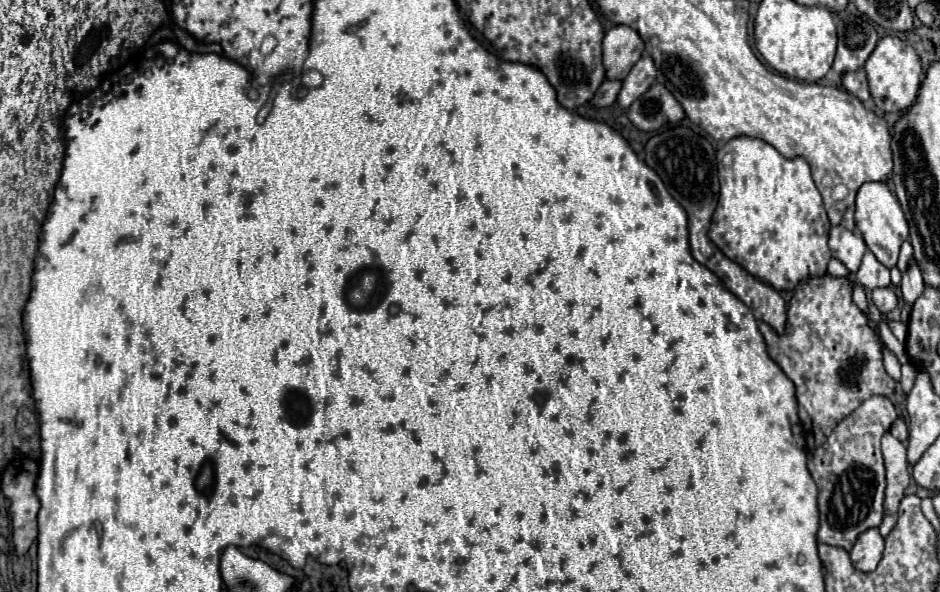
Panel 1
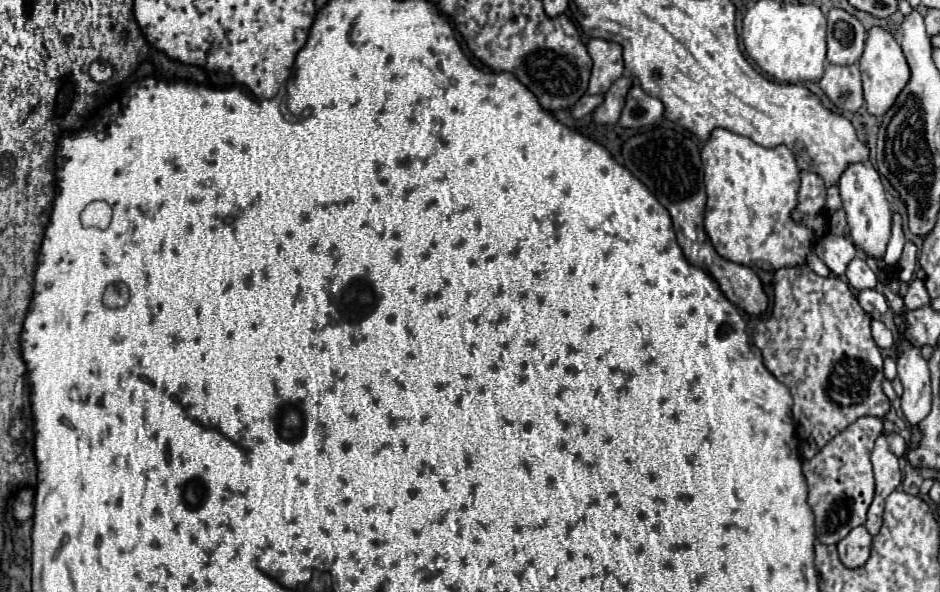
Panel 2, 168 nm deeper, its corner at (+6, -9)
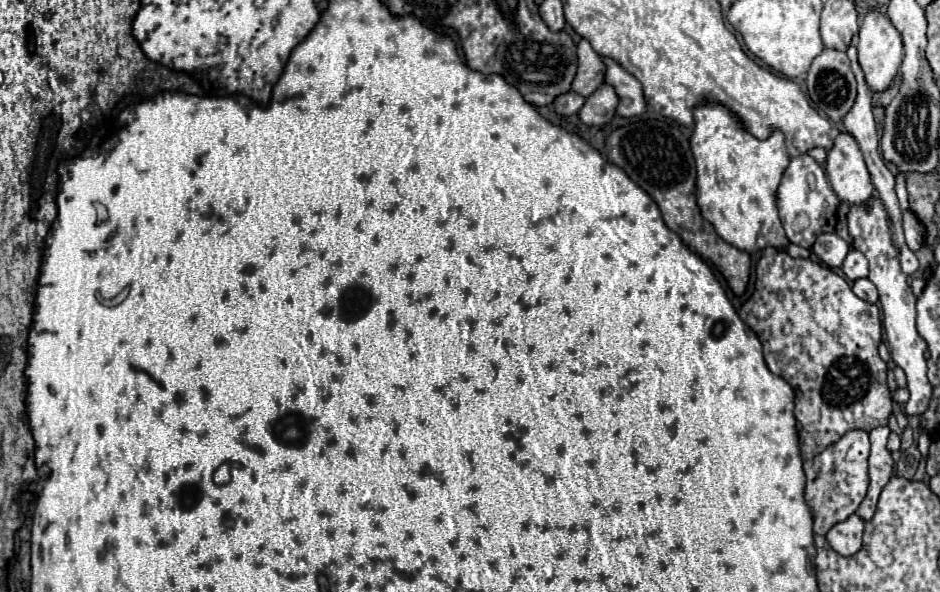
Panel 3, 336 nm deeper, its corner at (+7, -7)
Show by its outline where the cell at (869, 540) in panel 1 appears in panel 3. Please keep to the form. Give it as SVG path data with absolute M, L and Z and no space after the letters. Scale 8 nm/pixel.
M851 514L847 520L837 522L827 534L829 546L839 552L841 556L853 556L861 548L863 538L863 520L857 514Z

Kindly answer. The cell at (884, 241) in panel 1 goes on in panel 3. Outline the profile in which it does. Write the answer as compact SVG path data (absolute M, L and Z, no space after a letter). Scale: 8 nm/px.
M839 132L833 138L833 146L827 152L825 172L839 200L845 200L849 204L865 202L865 198L869 198L869 194L875 190L859 144L847 132Z

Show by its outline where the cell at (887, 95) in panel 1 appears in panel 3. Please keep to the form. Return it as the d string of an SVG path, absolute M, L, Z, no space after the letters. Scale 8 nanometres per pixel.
M871 10L865 14L863 24L859 28L859 64L865 72L865 80L871 86L871 90L885 90L885 86L889 86L889 82L893 82L893 78L899 72L899 66L903 62L903 42L901 42L901 34L897 32L897 28L889 22L889 18L877 10Z

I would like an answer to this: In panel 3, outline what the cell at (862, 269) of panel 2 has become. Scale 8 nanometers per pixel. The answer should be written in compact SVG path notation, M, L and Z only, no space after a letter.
M851 248L851 250L849 250L849 254L845 256L843 264L841 264L841 270L845 272L845 276L847 276L849 280L859 280L859 278L865 278L865 276L869 274L867 258L865 258L859 250Z

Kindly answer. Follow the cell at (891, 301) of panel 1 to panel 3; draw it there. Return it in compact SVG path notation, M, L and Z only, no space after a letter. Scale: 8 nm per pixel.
M859 278L859 280L853 284L853 292L855 292L861 300L871 302L871 304L875 304L877 298L879 298L875 284L873 284L871 280L867 280L867 278Z

